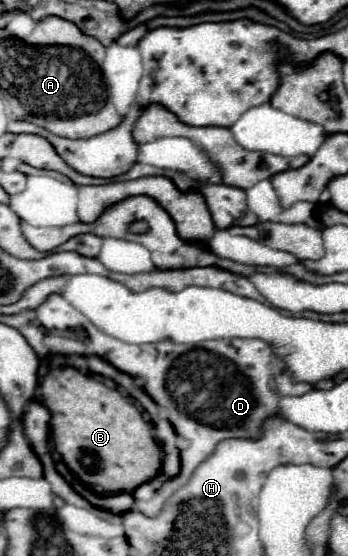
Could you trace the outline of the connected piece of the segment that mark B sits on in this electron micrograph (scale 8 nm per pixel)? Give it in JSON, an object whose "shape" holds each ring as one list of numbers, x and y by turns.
{"shape":[[50,368,40,384,40,390,44,394,44,406,52,414,52,440,58,454,66,466,90,488,96,488,102,494,134,492,138,486,154,480,160,474,162,448,154,440,152,428,144,422,142,414,118,390,110,390,98,378,84,376,74,368]]}

